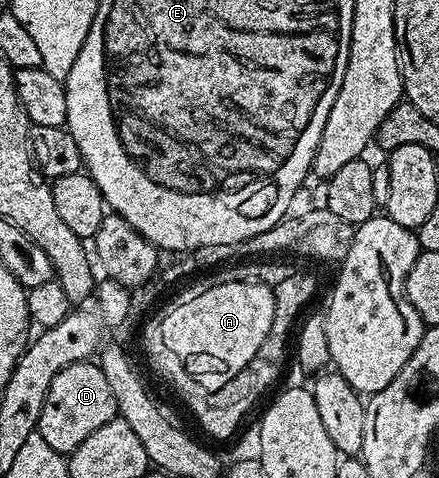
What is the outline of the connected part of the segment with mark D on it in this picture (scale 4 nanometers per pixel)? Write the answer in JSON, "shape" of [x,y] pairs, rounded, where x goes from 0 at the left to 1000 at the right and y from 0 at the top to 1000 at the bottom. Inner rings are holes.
{"shape":[[[214,753],[178,755],[121,785],[121,801],[112,801],[112,818],[103,826],[103,843],[93,851],[93,877],[84,904],[121,944],[157,952],[221,902],[221,893],[239,893],[267,870],[257,818],[248,818],[248,793],[239,793],[232,772]]]}

